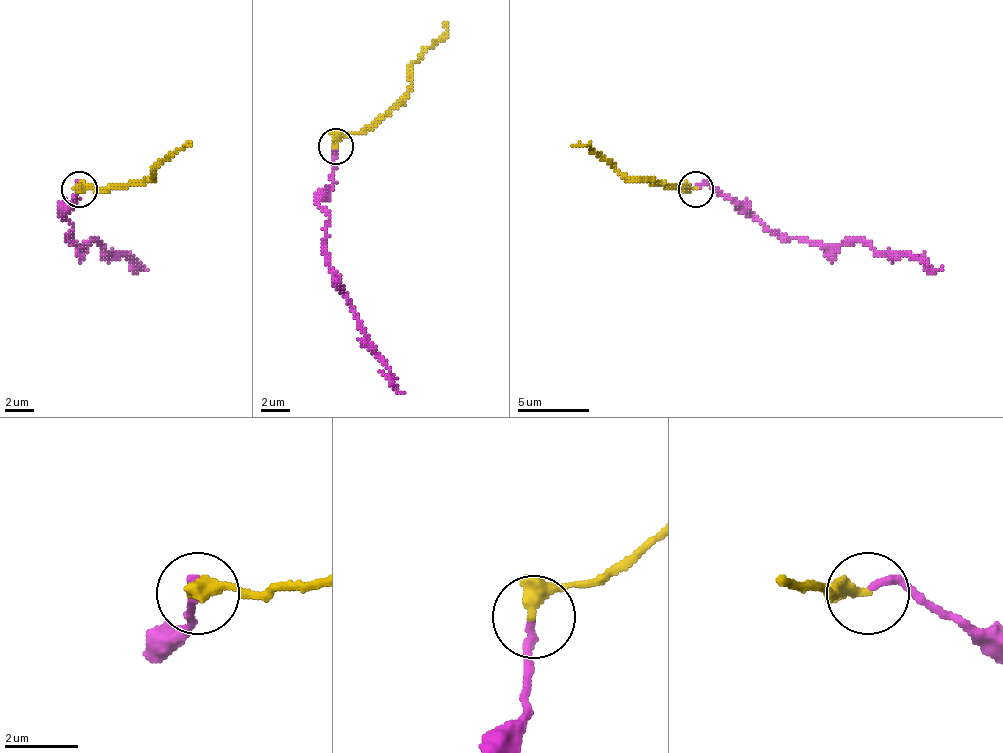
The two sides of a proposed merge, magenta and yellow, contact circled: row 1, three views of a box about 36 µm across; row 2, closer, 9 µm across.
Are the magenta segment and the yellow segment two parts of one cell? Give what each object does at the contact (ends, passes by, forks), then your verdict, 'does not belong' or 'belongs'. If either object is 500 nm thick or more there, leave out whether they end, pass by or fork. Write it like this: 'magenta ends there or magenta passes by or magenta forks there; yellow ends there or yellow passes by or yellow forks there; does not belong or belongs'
magenta ends there; yellow ends there; does not belong

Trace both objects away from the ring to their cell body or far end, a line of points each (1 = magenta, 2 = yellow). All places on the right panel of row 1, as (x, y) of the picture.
1: (696, 188), (711, 184), (736, 199), (768, 227), (825, 245), (860, 241), (874, 252), (910, 252), (942, 270)
2: (696, 188), (664, 188), (615, 170), (586, 145), (572, 145)

